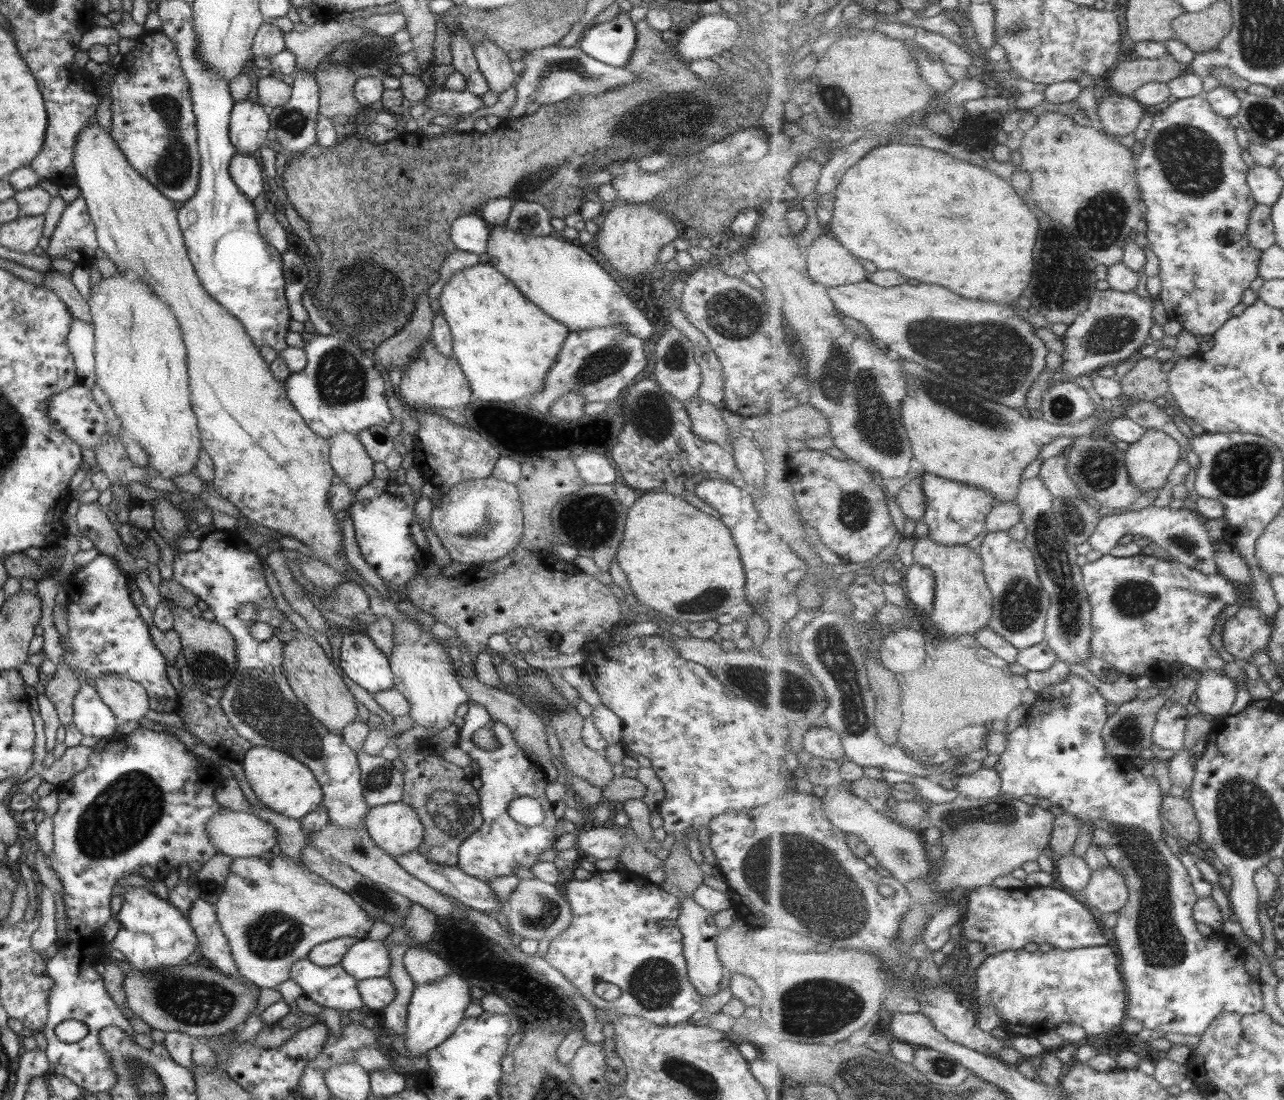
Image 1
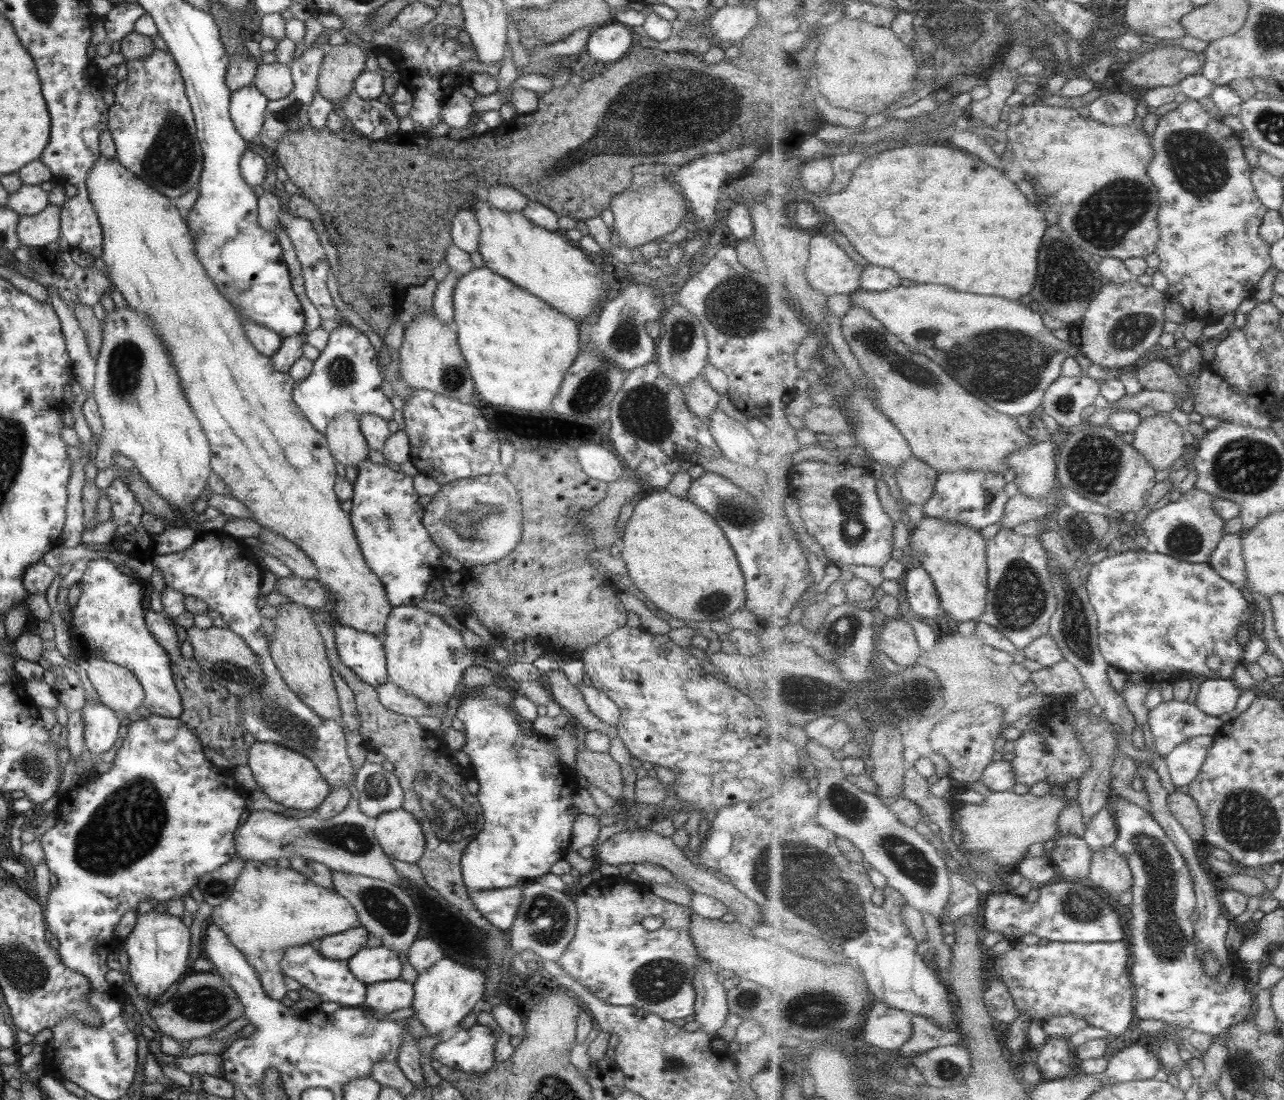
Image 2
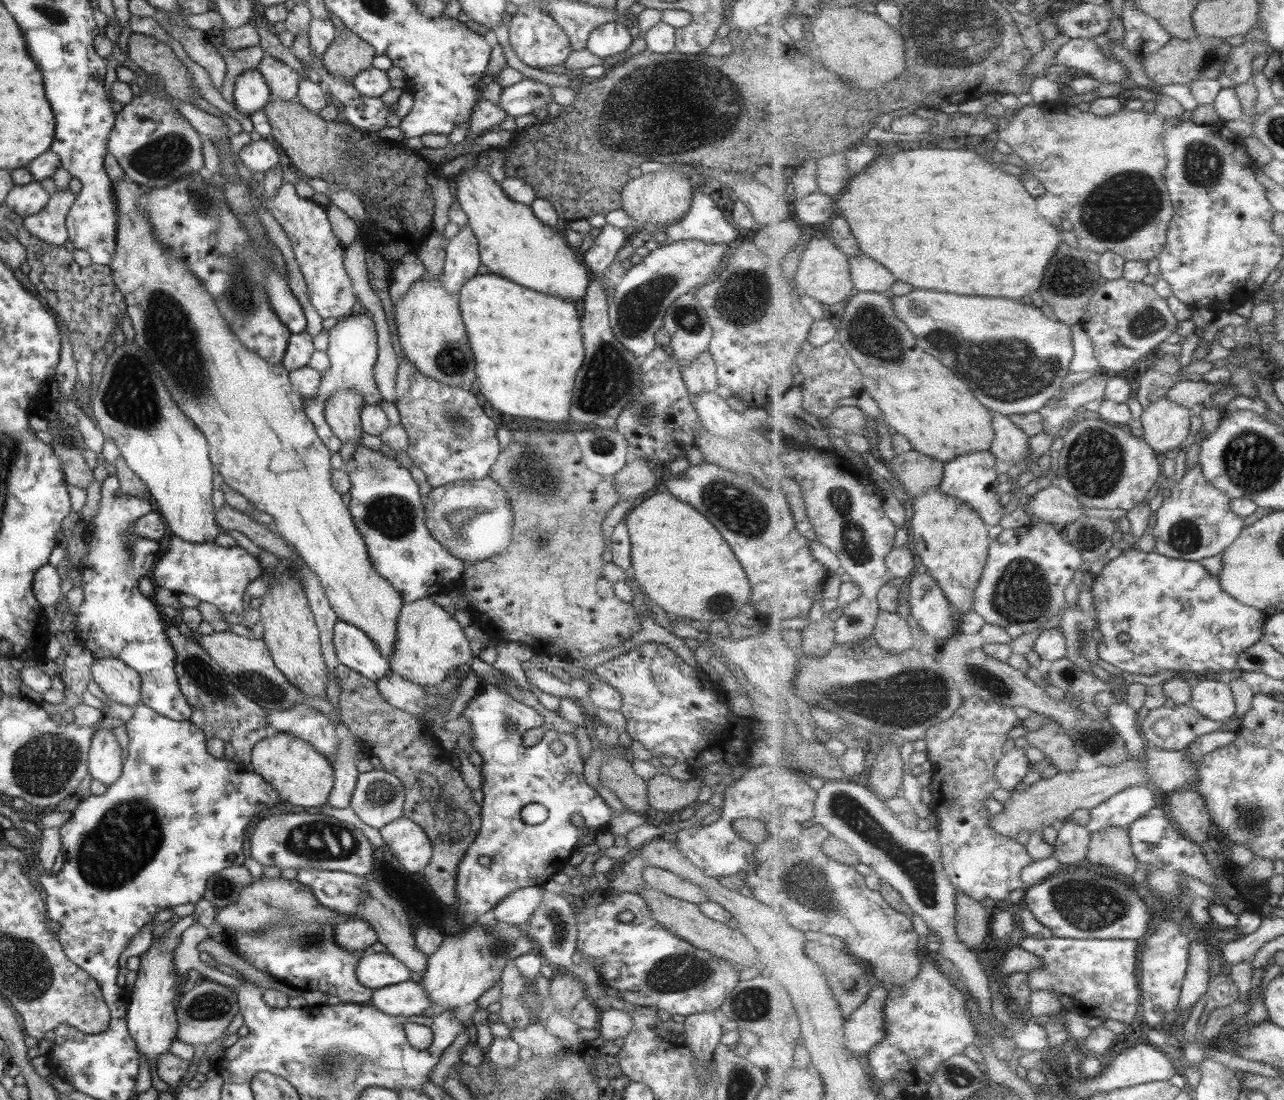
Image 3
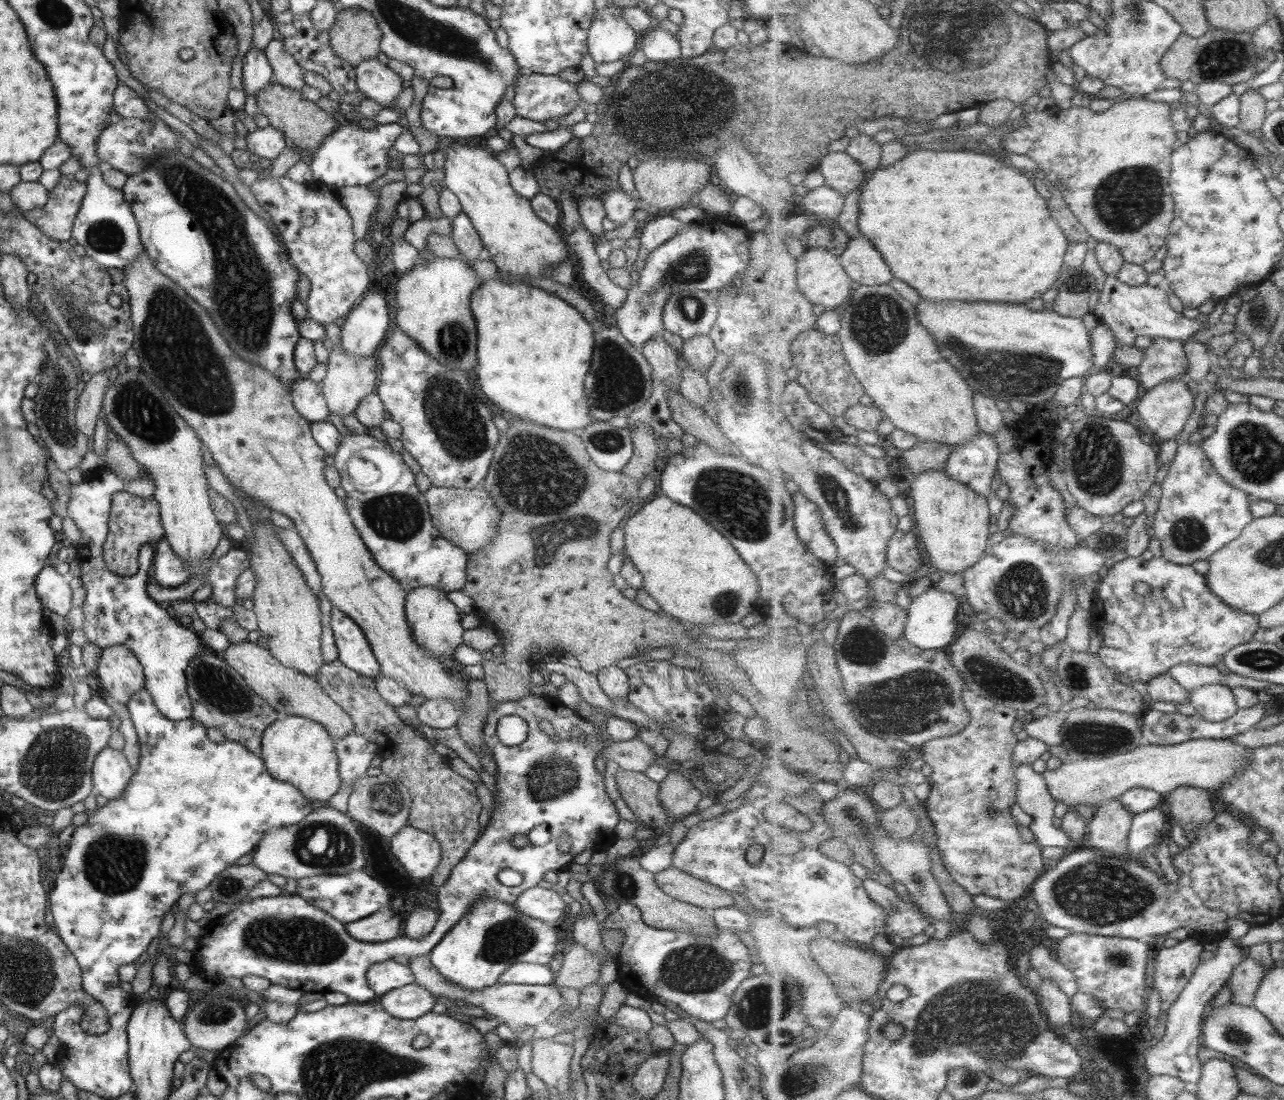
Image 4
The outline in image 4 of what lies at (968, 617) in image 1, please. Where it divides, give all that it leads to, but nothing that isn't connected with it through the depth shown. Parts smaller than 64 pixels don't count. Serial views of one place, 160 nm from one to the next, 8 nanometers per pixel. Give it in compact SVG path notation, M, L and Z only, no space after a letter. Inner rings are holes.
M925 470L910 485L917 534L925 544L933 569L962 575L980 562L991 545L993 518L987 502L970 486L951 478L944 470Z

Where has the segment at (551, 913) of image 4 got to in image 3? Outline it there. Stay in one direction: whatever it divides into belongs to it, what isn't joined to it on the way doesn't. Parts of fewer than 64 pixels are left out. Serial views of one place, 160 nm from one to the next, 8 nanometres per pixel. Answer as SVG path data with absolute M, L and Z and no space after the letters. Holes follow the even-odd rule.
M540 887L516 888L504 896L489 911L499 923L524 926L540 903Z

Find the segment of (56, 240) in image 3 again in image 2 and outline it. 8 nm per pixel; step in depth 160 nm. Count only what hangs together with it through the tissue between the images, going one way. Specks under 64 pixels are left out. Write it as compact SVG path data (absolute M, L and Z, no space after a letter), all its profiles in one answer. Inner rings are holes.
M48 204L34 215L18 215L15 234L23 246L44 247L56 242L59 232L59 209L61 206Z

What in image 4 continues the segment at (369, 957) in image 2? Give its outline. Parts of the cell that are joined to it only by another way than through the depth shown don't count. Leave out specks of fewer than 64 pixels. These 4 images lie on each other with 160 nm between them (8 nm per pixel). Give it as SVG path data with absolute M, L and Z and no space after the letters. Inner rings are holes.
M391 959L372 964L365 973L367 987L378 997L414 983L409 967Z

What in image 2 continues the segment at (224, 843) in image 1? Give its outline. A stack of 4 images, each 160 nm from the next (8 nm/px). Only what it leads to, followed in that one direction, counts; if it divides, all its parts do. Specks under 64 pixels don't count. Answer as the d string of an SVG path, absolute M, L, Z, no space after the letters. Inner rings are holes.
M352 790L345 810L327 820L315 816L294 818L271 811L251 811L233 833L236 858L264 863L269 858L288 859L291 855L301 855L307 860L324 864L330 870L363 875L398 886L399 873L378 843L371 840L374 837L374 818L365 816L359 810L356 794Z

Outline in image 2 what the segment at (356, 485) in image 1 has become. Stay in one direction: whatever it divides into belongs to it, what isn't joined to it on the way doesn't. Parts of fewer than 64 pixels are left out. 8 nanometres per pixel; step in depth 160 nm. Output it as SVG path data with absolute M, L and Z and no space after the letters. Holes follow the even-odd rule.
M344 412L332 418L322 432L330 455L341 466L353 466L367 458L368 446L358 427L358 420Z

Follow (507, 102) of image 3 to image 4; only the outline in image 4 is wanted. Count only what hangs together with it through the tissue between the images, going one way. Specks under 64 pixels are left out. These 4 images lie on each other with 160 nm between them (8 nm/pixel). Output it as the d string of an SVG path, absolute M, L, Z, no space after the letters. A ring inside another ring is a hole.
M521 75L513 82L512 106L517 116L539 122L550 118L561 121L561 115L577 108L579 95L575 84L556 75Z

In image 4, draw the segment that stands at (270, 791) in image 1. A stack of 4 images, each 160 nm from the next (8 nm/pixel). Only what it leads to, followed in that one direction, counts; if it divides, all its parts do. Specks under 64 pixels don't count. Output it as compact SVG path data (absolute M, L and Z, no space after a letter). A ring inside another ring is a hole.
M293 715L272 722L261 735L257 755L271 778L297 788L301 797L309 802L325 802L339 790L341 783L333 740L320 724L312 720Z

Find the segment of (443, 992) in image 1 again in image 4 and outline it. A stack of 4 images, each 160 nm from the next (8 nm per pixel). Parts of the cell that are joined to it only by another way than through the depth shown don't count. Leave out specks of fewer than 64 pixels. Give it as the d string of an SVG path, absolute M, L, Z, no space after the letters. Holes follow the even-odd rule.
M482 898L478 900L475 904L470 906L469 912L465 913L465 916L457 924L453 925L442 937L441 940L438 940L436 945L433 945L433 948L427 953L427 956L430 958L430 963L437 969L437 972L441 973L442 978L447 980L451 985L455 987L461 987L463 990L481 990L483 988L495 985L498 982L499 975L511 964L515 962L530 962L535 964L544 964L547 965L552 957L558 956L555 951L555 944L557 943L557 937L555 935L557 932L557 925L549 925L543 922L539 922L534 918L529 918L524 914L519 914L514 910L513 904L507 904L506 902L501 902L496 898Z

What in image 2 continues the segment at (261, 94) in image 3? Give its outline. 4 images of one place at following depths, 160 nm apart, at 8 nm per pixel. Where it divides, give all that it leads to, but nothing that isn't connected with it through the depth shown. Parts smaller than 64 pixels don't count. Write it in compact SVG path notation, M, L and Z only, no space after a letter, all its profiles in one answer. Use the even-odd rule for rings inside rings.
M253 84L230 92L228 113L243 140L251 141L260 136L268 102Z

